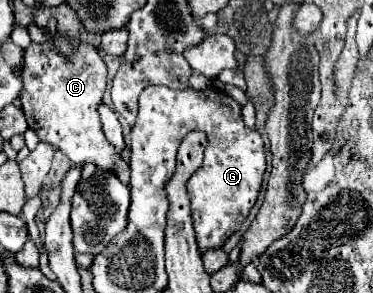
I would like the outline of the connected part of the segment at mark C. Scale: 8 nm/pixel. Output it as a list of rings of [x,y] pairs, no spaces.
[[[51,43],[29,45],[25,49],[23,89],[19,99],[29,127],[41,141],[63,151],[75,165],[93,163],[97,167],[95,177],[105,177],[107,173],[115,175],[117,163],[123,159],[121,151],[115,153],[115,145],[103,137],[99,125],[97,107],[105,93],[105,79],[107,67],[93,45],[83,43],[71,59],[59,55]]]

